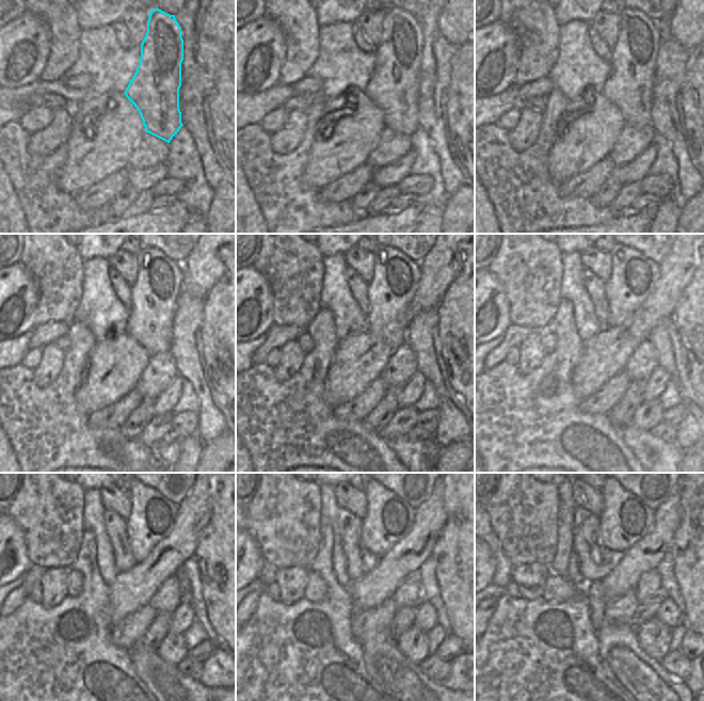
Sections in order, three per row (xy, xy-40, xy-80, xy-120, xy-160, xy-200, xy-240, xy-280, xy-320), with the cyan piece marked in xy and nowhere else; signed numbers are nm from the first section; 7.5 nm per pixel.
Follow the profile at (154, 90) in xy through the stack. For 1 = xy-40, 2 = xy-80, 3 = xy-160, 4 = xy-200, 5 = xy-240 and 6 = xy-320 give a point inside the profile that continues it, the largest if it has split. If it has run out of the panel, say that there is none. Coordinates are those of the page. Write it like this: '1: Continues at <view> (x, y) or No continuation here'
1: Continues at xy-40 (393, 88)
2: Continues at xy-80 (629, 86)
3: Continues at xy-160 (396, 276)
4: Continues at xy-200 (634, 275)
5: Continues at xy-240 (152, 519)
6: Continues at xy-320 (625, 519)

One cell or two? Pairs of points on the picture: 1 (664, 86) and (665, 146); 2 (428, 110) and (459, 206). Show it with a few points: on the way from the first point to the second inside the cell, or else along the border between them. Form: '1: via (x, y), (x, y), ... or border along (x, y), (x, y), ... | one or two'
1: border along (656, 132), (669, 142), (676, 161) | two
2: border along (463, 184), (448, 196) | two

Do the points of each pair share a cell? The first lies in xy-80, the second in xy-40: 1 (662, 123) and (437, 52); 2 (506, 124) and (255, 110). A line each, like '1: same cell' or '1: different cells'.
1: same cell
2: different cells

